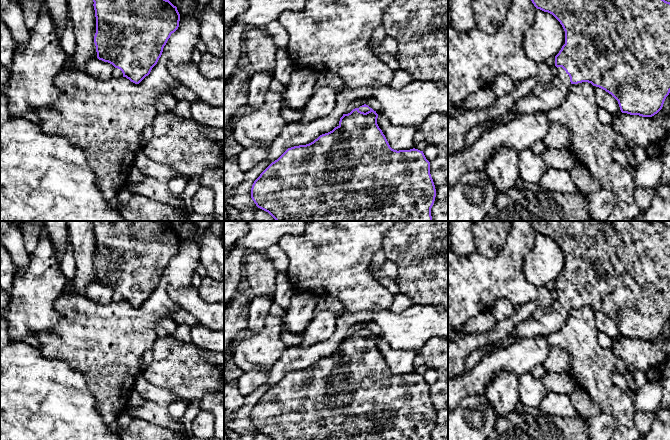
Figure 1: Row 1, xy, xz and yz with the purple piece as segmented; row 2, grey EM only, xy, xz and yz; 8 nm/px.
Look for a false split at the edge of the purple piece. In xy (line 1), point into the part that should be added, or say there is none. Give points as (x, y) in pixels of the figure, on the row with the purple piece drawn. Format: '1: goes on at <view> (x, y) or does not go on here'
1: does not go on here

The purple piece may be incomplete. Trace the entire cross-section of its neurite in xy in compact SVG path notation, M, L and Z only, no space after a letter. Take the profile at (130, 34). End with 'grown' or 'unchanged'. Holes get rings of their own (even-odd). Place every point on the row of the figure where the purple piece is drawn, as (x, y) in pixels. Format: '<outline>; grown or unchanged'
M93 0L97 58L122 71L123 77L139 84L162 55L171 34L179 27L180 14L169 0Z; unchanged

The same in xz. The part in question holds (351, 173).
M364 104L343 114L339 125L332 131L320 135L313 142L288 148L277 160L272 162L254 181L251 198L256 206L268 212L276 221L432 221L431 208L436 197L436 189L430 174L430 162L423 151L418 149L394 150L377 124L378 114Z; grown

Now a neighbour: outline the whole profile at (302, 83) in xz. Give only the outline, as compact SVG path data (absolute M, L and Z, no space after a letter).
M296 66L283 95L286 105L294 110L302 110L315 91L319 74L320 72L310 67Z

